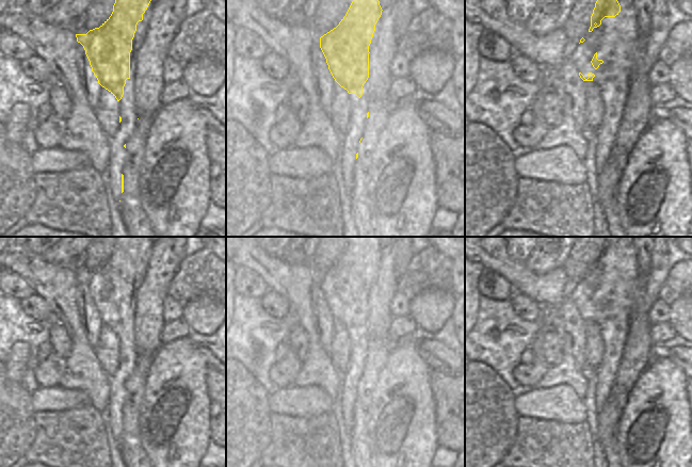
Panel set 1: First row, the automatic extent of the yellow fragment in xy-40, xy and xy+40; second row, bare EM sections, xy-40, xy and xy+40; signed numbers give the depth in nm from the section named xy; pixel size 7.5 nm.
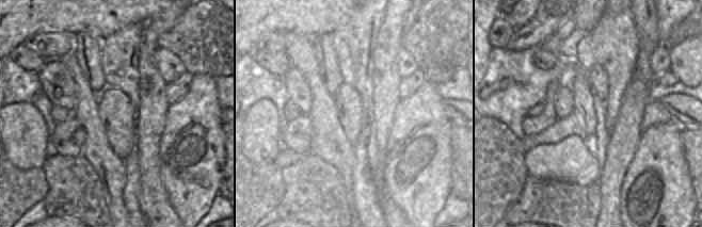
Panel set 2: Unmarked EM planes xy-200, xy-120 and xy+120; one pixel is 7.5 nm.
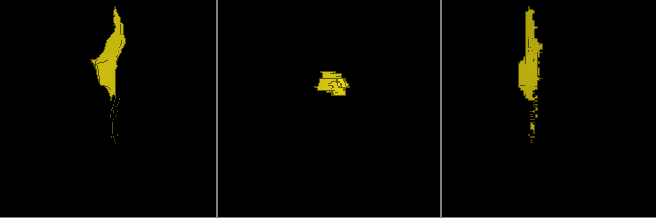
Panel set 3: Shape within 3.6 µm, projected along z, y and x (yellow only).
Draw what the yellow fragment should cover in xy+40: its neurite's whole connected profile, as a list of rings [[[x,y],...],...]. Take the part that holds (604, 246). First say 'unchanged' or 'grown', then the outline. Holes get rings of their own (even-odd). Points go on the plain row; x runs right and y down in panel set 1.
unchanged | [[[597,237],[593,253],[591,255],[591,265],[589,271],[601,263],[605,256],[615,256],[621,251],[621,244],[616,237]]]

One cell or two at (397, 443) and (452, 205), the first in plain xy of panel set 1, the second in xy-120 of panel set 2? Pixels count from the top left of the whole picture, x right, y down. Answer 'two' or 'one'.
two

